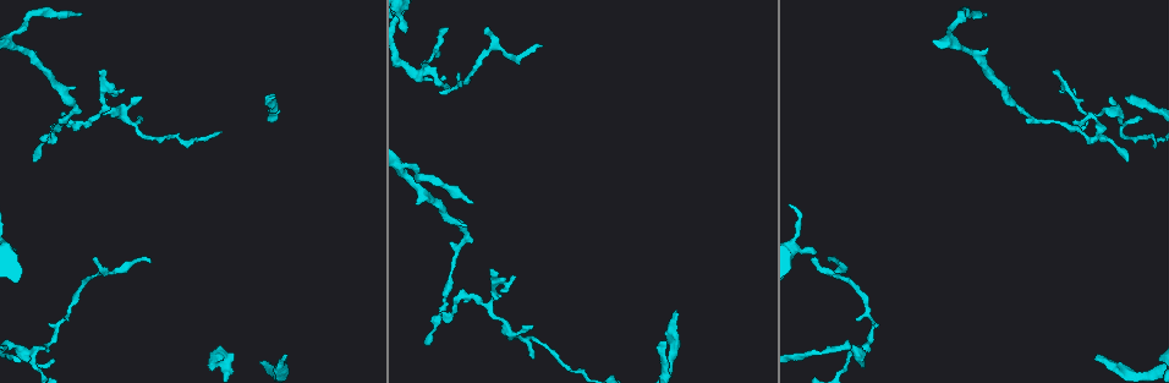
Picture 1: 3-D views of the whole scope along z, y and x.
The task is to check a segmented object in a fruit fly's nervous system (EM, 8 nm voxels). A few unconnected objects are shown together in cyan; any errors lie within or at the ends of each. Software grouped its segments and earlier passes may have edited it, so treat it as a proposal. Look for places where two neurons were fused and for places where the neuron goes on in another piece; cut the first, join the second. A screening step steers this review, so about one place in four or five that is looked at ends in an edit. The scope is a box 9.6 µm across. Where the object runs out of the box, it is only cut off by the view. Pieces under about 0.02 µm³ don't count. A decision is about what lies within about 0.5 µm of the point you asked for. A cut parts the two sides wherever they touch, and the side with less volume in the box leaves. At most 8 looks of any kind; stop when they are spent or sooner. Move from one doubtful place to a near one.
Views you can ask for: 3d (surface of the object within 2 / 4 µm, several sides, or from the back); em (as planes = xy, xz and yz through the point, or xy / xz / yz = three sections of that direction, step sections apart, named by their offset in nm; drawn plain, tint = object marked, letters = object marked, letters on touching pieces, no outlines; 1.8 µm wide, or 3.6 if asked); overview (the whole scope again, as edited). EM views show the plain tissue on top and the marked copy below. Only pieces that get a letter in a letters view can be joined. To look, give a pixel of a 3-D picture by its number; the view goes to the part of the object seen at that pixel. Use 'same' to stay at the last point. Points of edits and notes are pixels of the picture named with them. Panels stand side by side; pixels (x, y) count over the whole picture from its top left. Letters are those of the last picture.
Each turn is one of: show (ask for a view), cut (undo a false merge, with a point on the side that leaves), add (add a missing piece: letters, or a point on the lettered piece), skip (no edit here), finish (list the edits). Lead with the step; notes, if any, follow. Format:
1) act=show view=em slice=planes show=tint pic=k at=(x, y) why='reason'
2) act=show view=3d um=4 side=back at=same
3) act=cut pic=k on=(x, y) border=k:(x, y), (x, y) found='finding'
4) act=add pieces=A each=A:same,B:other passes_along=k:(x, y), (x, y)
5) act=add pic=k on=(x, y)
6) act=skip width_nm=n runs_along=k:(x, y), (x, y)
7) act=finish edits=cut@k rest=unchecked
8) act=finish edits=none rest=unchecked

act=show view=em slice=planes show=letters pic=1 at=(149, 260) why='thin end'

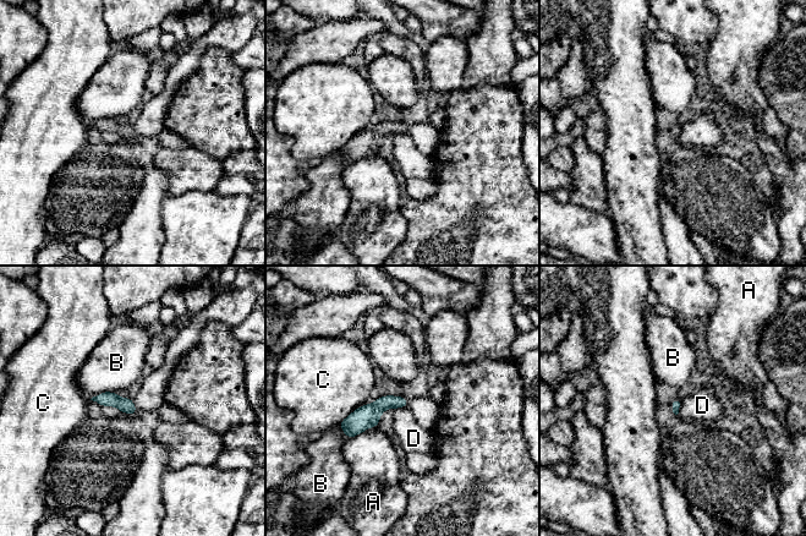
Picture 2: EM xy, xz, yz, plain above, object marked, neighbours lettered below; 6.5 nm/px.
act=skip longest_contact=C:200nm each=A:other,B:other,C:other,D:other border=2:(681, 399), (681, 405), (676, 414) found='none of them fits'

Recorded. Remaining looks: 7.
act=show view=3d um=4 side=back pic=1 at=(406, 30) why='branch stops here'

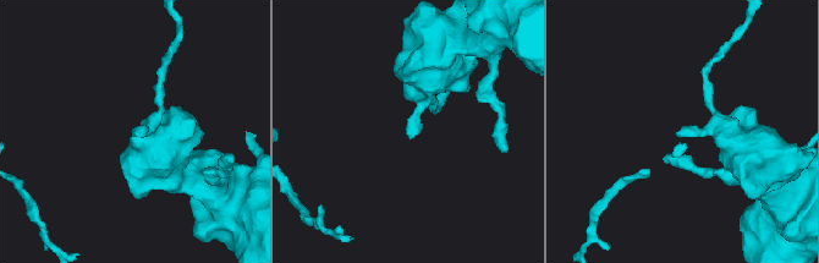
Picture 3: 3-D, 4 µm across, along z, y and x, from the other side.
act=show view=em slice=planes show=tint pic=3 at=(409, 133) why='shape alone is not enough'

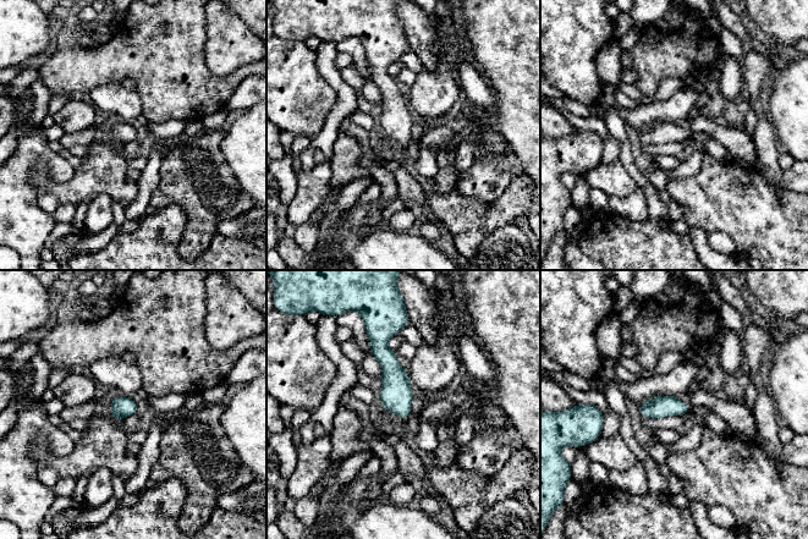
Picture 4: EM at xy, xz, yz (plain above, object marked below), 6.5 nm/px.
act=show view=em slice=planes show=letters at=same why='see the neighbours'

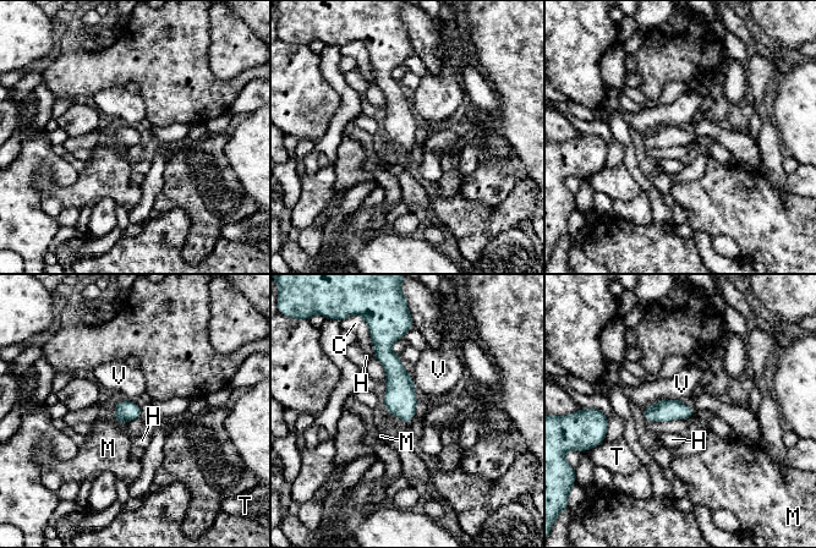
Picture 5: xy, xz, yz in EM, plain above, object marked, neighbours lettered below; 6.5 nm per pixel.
act=skip each=C:other,H:other,M:other,T:other,V:other border=5:(679, 398), (660, 399), (642, 409) found='no lettered piece goes on from it'

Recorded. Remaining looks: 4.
act=show view=3d um=2 pic=1 at=(1126, 158) why='branch stops here'

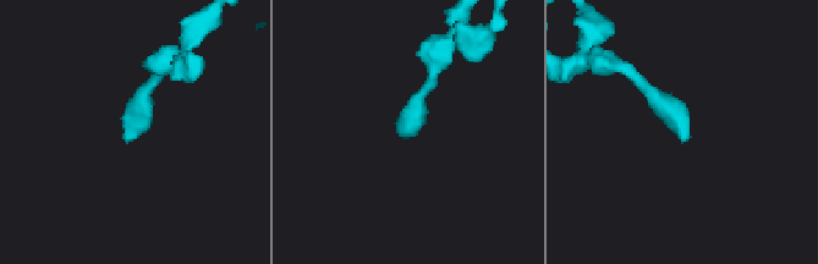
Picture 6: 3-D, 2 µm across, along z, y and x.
act=show view=em slice=planes show=letters pic=6 at=(688, 134)

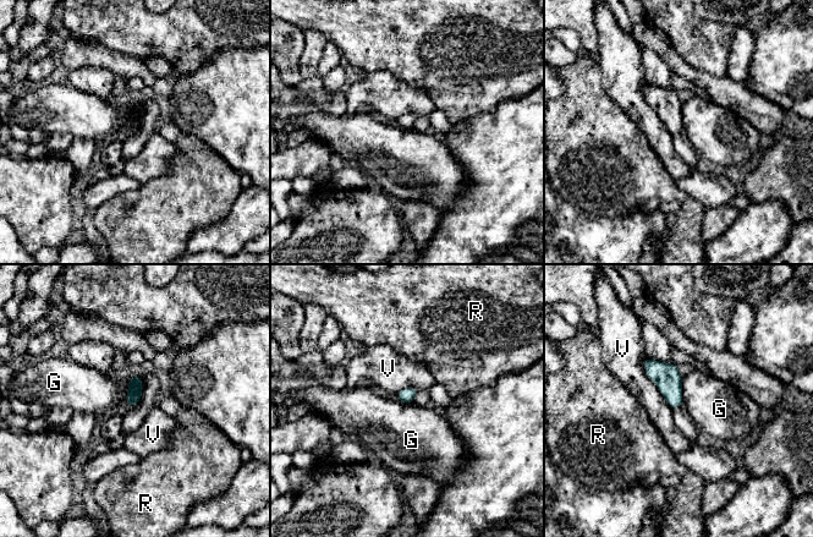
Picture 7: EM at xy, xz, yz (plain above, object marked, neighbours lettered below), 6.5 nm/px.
act=skip each=G:other,R:other,V:other border=7:(681, 377), (681, 399), (684, 405) found='none of them fits'

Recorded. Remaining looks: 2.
act=finish edits=none rest=unchecked

